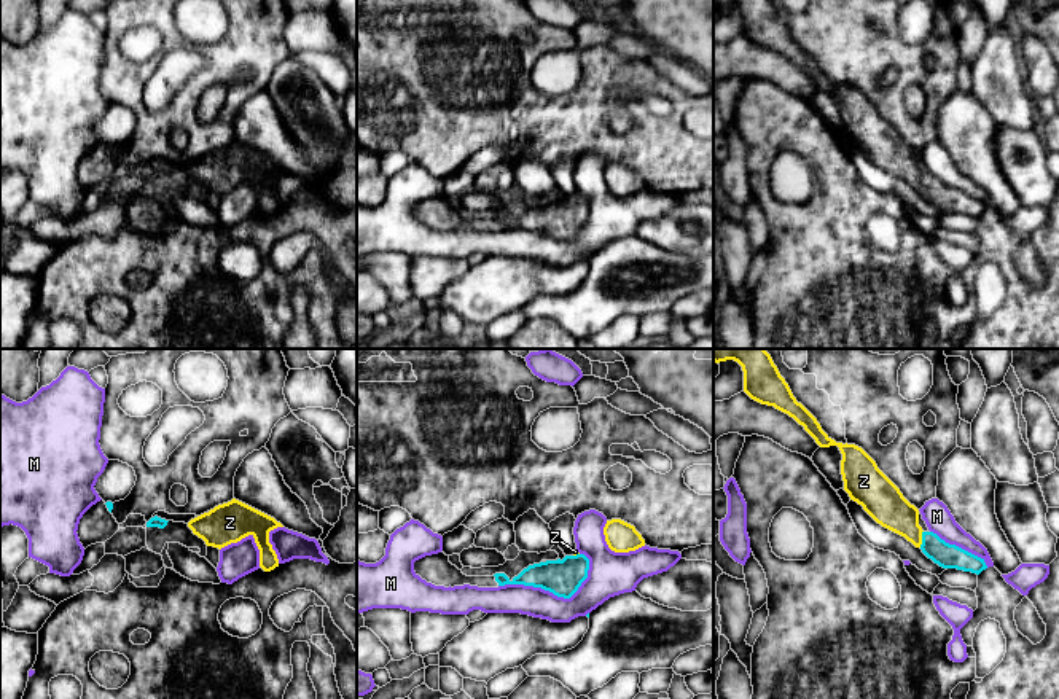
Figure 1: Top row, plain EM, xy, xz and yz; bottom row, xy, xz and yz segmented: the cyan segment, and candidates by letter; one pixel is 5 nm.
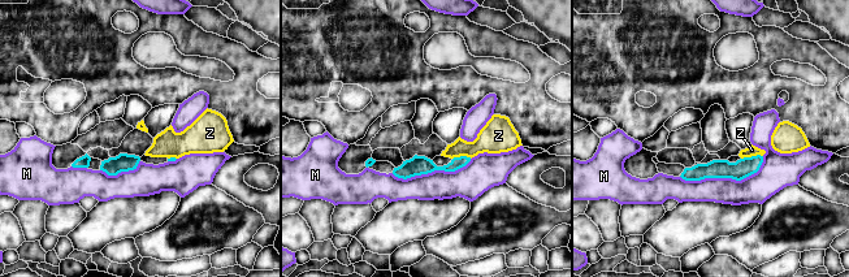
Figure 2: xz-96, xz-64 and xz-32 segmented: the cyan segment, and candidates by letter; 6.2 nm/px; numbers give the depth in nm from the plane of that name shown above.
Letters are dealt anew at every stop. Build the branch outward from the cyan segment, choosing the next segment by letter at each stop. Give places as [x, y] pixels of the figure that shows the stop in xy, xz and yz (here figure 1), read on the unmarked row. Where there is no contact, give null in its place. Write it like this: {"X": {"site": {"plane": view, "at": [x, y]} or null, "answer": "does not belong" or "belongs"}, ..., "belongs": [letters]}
{"M": {"site": {"plane": "xz", "at": [553, 236]}, "answer": "does not belong"}, "Z": {"site": {"plane": "yz", "at": [922, 182]}, "answer": "belongs"}, "belongs": ["Z"]}

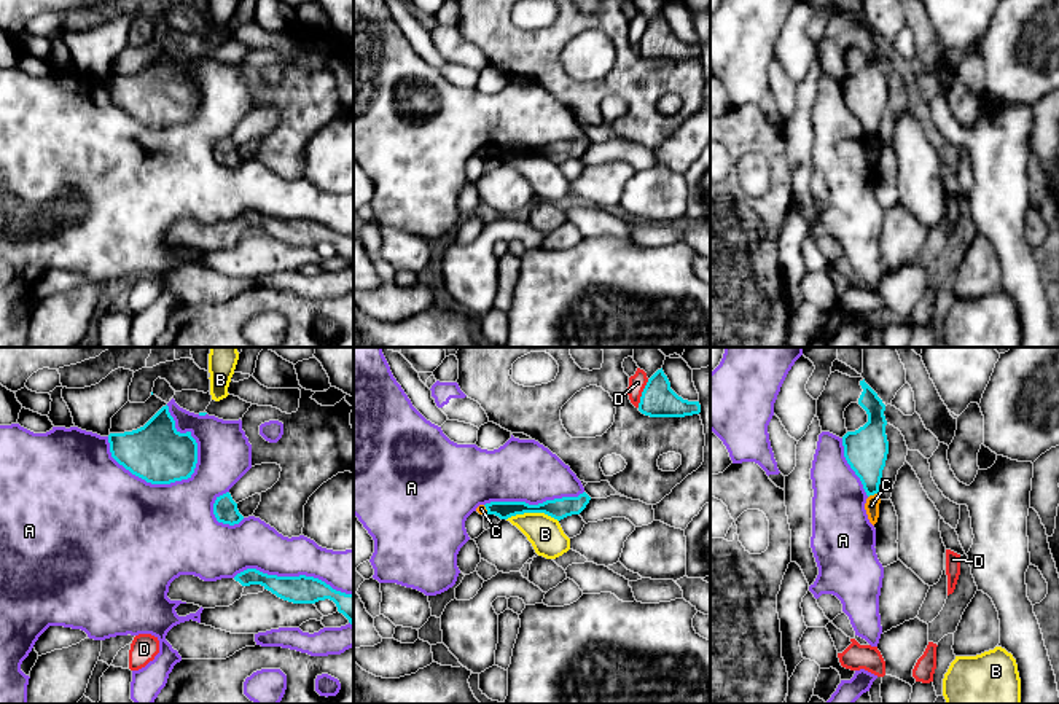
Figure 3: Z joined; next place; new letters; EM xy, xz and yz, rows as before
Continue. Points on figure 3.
{"A": {"site": {"plane": "xy", "at": [144, 121]}, "answer": "does not belong"}, "B": {"site": {"plane": "xz", "at": [532, 155]}, "answer": "does not belong"}, "C": {"site": {"plane": "yz", "at": [871, 137]}, "answer": "does not belong"}, "D": {"site": {"plane": "xz", "at": [642, 37]}, "answer": "does not belong"}, "belongs": []}

